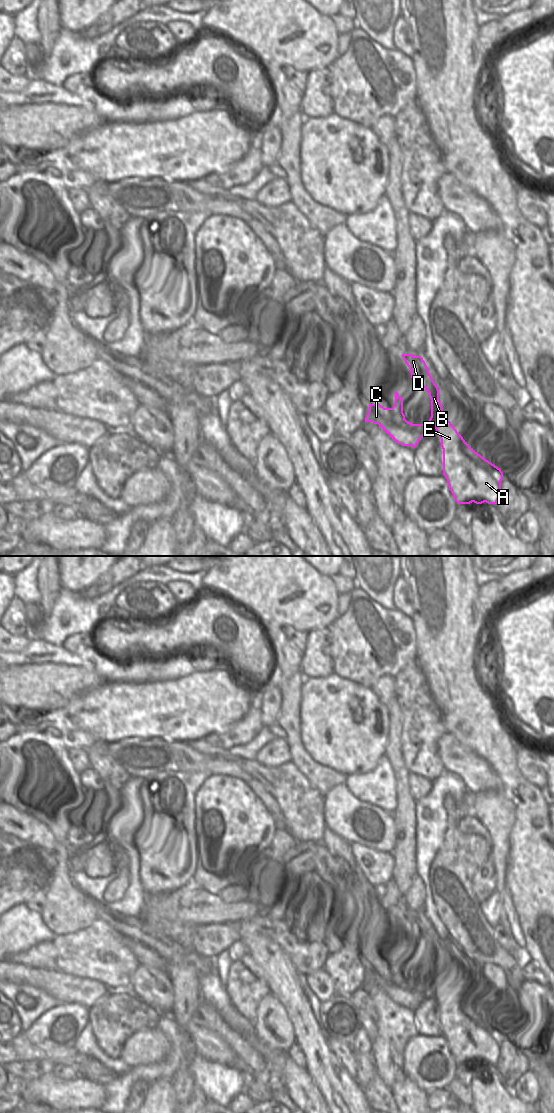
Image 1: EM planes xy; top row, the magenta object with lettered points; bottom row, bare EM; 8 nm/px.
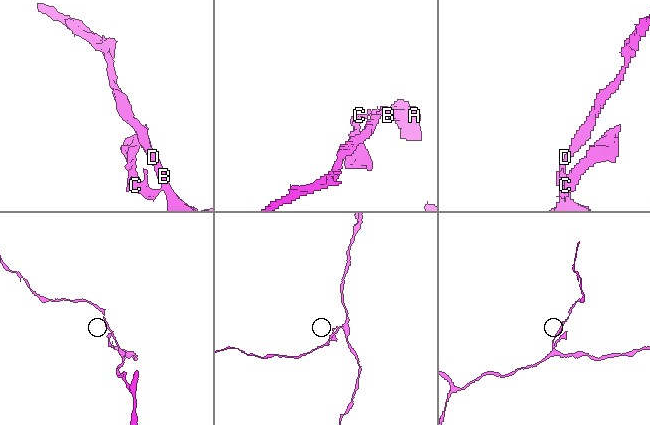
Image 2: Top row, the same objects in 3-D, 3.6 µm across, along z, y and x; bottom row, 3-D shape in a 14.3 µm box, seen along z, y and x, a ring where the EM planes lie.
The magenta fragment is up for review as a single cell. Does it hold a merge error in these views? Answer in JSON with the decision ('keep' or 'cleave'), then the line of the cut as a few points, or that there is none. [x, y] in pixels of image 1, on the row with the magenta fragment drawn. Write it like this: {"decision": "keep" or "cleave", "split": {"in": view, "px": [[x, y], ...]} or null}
{"decision": "cleave", "split": {"in": "xy", "px": [[429, 421], [434, 427]]}}

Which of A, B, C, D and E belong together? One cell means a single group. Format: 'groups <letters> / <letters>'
groups A B D E / C

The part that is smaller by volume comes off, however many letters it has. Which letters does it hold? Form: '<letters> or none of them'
C.

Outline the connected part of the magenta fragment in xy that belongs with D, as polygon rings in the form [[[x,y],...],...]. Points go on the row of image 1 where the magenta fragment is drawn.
[[[412,354],[401,355],[411,371],[411,378],[420,382],[423,388],[429,393],[431,399],[431,417],[429,422],[436,429],[443,449],[443,475],[447,479],[449,489],[458,504],[497,504],[499,493],[501,491],[501,481],[503,472],[500,468],[486,460],[478,454],[455,429],[443,411],[439,401],[439,389],[433,381],[429,369],[421,356]]]

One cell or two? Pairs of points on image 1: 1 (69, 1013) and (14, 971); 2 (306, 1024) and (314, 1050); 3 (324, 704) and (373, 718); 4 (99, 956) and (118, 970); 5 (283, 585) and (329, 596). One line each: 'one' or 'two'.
1: two
2: one
3: one
4: one
5: one

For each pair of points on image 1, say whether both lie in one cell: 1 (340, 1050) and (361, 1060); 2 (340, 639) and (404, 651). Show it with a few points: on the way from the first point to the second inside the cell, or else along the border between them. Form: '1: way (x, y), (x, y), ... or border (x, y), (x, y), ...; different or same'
1: border (354, 1052), (355, 1077); different
2: way (357, 647), (378, 668), (391, 666); same

